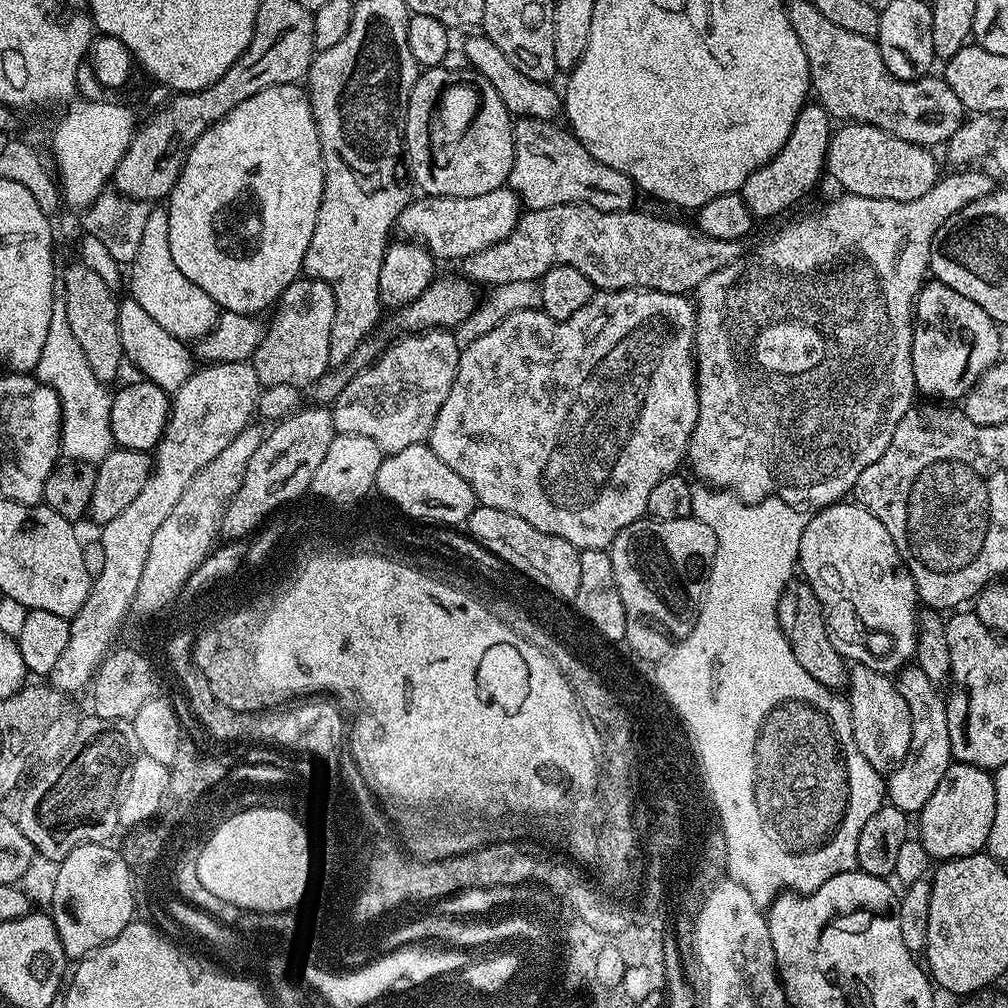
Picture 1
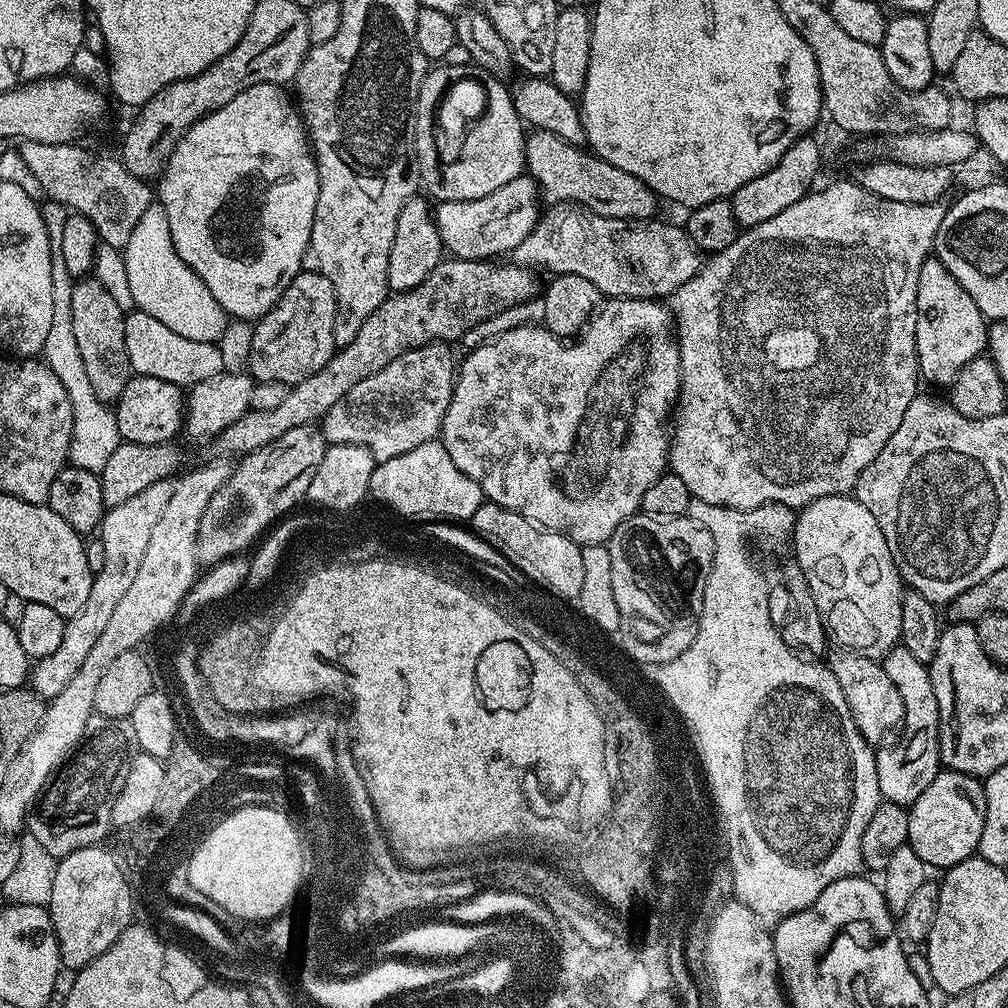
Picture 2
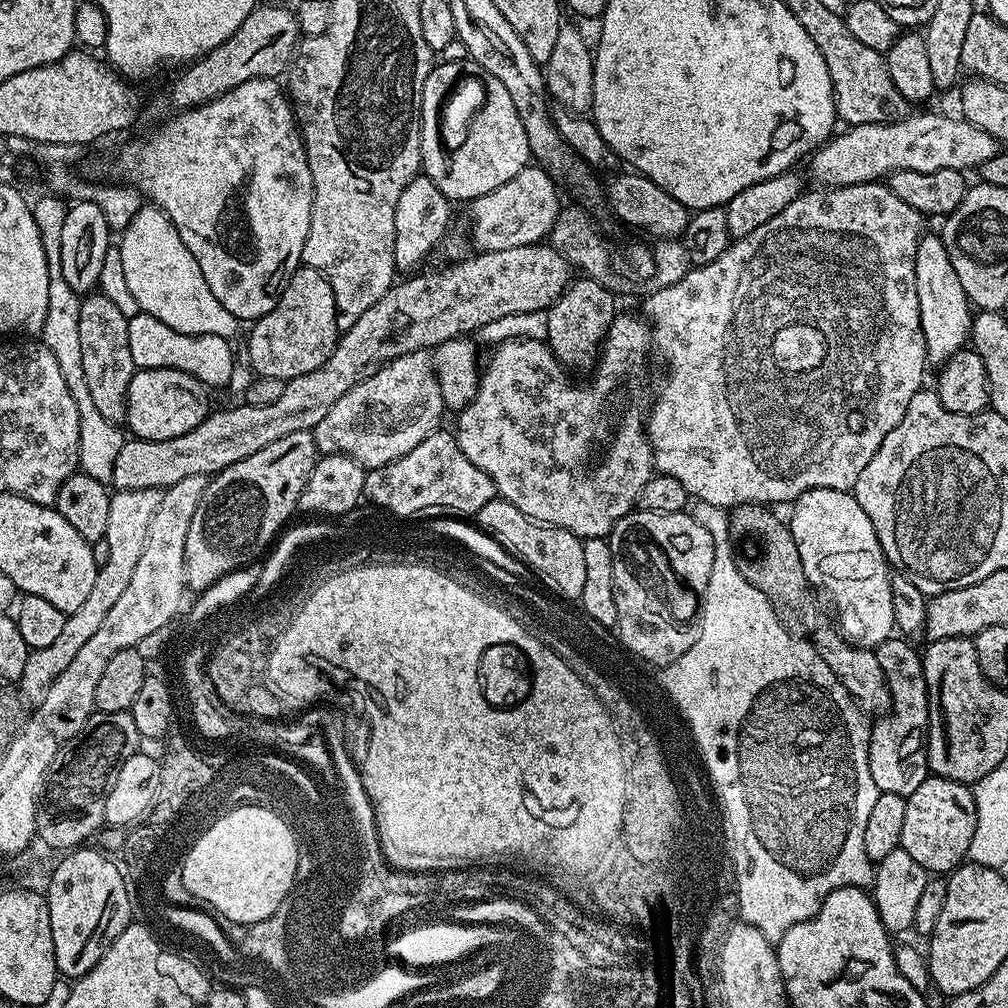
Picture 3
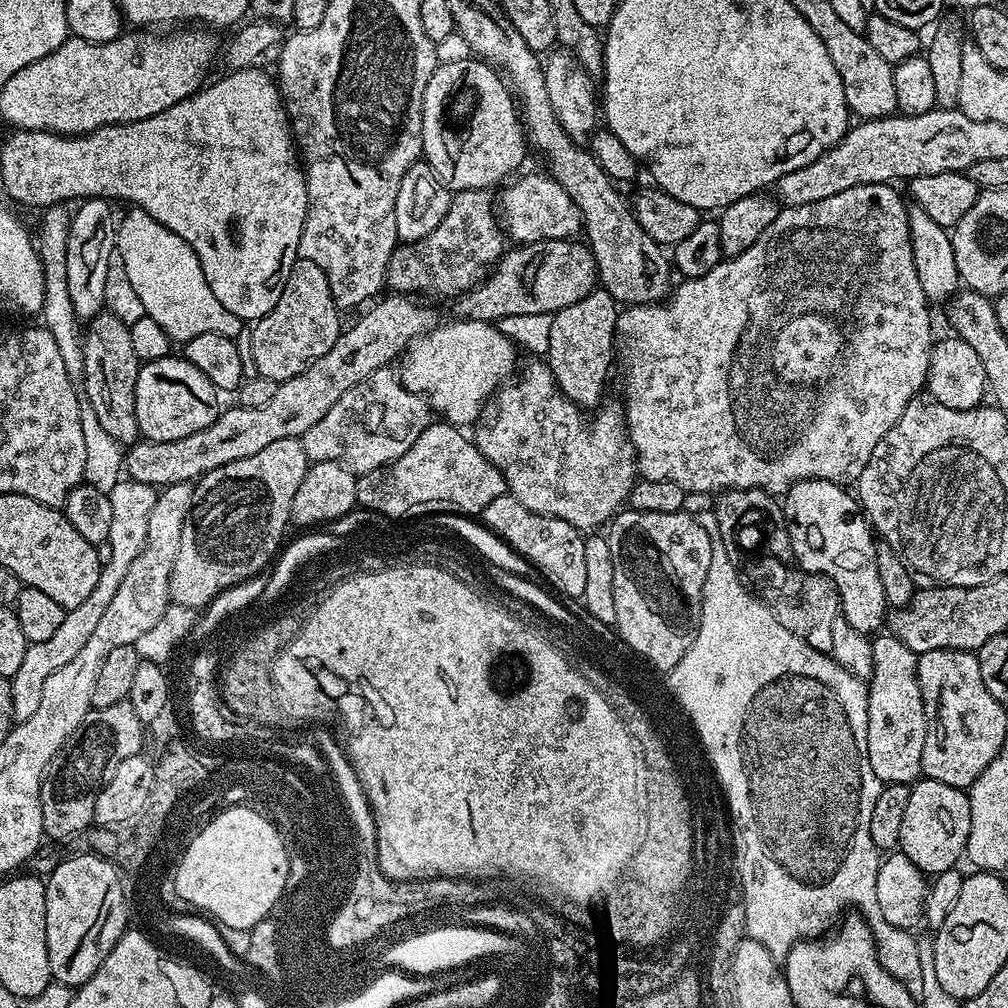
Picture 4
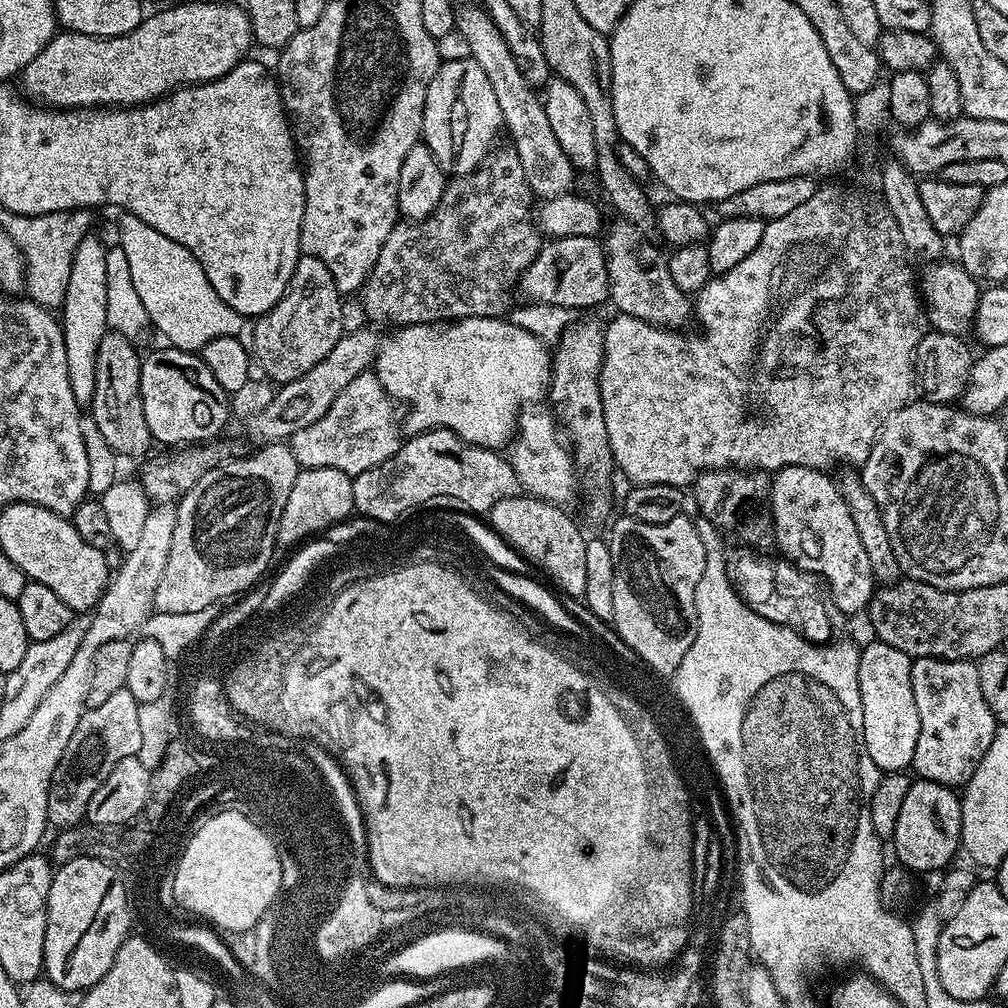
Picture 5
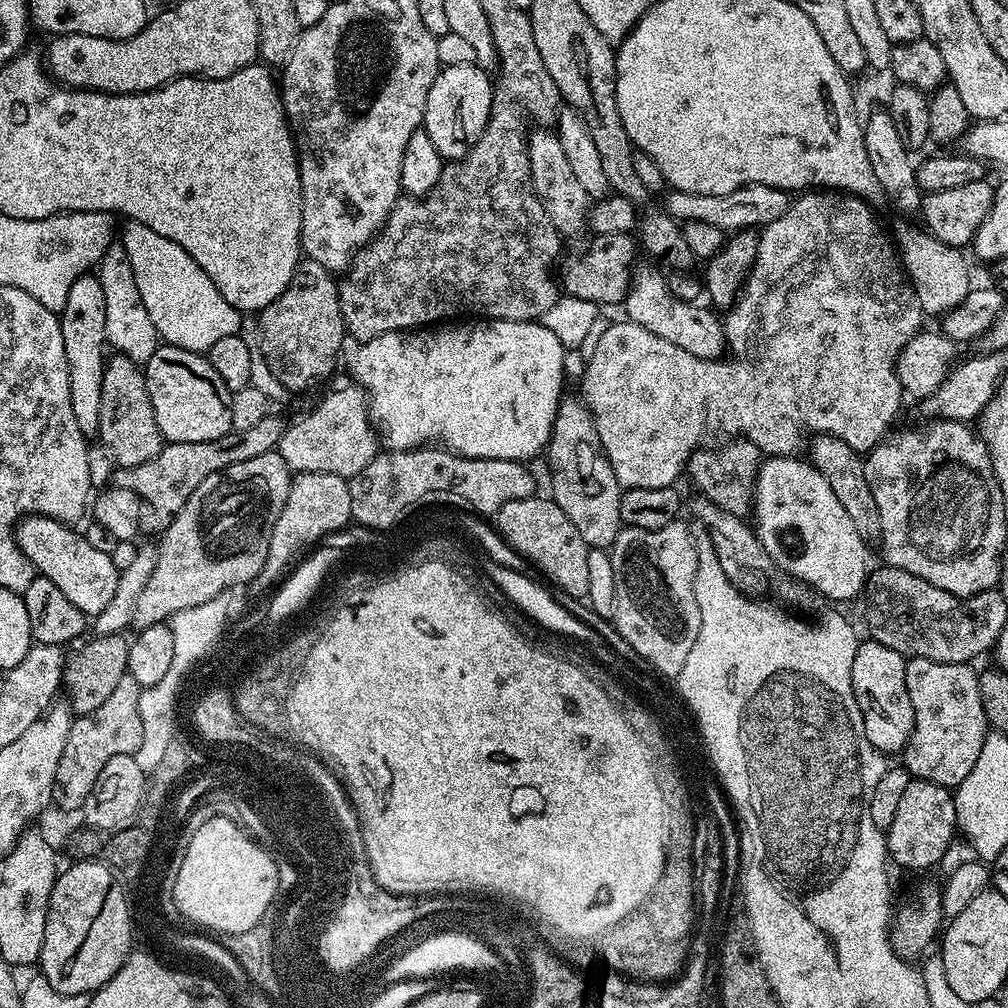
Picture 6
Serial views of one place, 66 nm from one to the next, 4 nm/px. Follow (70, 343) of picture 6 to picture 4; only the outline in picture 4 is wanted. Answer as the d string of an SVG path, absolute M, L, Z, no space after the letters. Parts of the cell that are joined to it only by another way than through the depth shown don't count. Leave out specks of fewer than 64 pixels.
M103 197L83 201L70 219L66 246L66 279L72 307L79 321L87 322L105 309L106 275L110 252L115 250L116 216Z

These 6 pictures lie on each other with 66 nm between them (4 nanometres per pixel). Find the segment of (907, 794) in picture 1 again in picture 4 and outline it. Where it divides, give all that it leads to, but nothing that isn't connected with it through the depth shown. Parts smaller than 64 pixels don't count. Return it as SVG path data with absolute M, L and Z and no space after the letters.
M891 634L877 635L872 640L872 674L866 681L868 689L868 757L881 785L913 785L921 779L922 746L926 746L926 710L922 706L922 690L918 686L917 655Z

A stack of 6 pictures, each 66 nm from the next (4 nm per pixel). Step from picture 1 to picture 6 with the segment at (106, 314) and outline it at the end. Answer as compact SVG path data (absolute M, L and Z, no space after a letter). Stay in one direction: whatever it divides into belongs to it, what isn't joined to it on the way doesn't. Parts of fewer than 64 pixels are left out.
M112 354L107 357L102 374L102 410L98 410L99 443L105 452L121 468L134 468L142 466L144 462L150 462L160 453L166 441L160 435L158 422L154 418L154 410L150 406L150 394L146 390L144 373L141 365L135 364L130 358L121 354Z

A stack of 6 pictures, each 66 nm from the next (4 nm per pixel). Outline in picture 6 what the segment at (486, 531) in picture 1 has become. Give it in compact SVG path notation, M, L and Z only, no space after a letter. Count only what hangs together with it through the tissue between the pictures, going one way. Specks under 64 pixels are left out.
M551 498L540 499L511 500L503 504L494 517L495 531L504 544L508 543L518 555L525 556L553 589L561 588L568 596L587 597L590 585L586 554L589 548L555 501Z

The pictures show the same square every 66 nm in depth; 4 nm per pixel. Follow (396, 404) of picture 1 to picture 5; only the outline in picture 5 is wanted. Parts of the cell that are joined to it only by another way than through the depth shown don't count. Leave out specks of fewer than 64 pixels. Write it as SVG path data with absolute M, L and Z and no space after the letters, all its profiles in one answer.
M369 370L358 374L358 378L354 378L354 382L350 382L346 390L342 390L342 394L334 398L334 406L330 406L330 410L326 410L326 414L322 414L318 422L298 430L298 434L292 436L290 447L294 458L300 463L301 468L330 466L330 470L342 470L350 477L362 474L362 470L370 470L386 462L386 458L393 456L402 443L402 428L398 423L398 416L396 420L395 407L397 408L397 405L382 386L375 371Z

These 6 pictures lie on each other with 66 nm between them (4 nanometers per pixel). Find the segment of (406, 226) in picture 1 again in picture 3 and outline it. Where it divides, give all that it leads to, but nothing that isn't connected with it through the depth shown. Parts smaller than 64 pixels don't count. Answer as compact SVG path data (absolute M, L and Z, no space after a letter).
M539 166L524 168L510 182L502 182L498 190L490 190L482 198L471 201L472 240L482 252L514 250L514 246L541 243L551 233L560 216L562 201L556 193L557 185Z

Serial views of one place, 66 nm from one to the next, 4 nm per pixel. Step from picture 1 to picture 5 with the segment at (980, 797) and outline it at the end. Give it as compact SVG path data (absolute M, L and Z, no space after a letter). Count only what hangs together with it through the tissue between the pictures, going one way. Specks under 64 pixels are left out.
M919 778L913 779L910 790L906 790L906 798L902 802L902 810L898 813L898 826L894 826L894 834L890 841L891 847L896 847L896 856L901 865L908 872L936 872L947 869L952 860L961 851L960 835L962 834L962 810L960 809L960 796L945 784L930 782Z

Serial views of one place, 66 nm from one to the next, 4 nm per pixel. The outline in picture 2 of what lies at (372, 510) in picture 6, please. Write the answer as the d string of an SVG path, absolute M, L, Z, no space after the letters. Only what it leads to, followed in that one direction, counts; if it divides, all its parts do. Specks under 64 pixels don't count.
M439 439L422 442L422 446L414 446L414 450L398 454L398 458L379 461L374 474L370 474L368 490L396 505L396 515L400 518L428 516L448 522L468 522L474 510L485 503L484 491L478 482L474 482L474 478L466 478L466 474L454 466L450 454L446 454L446 446Z

